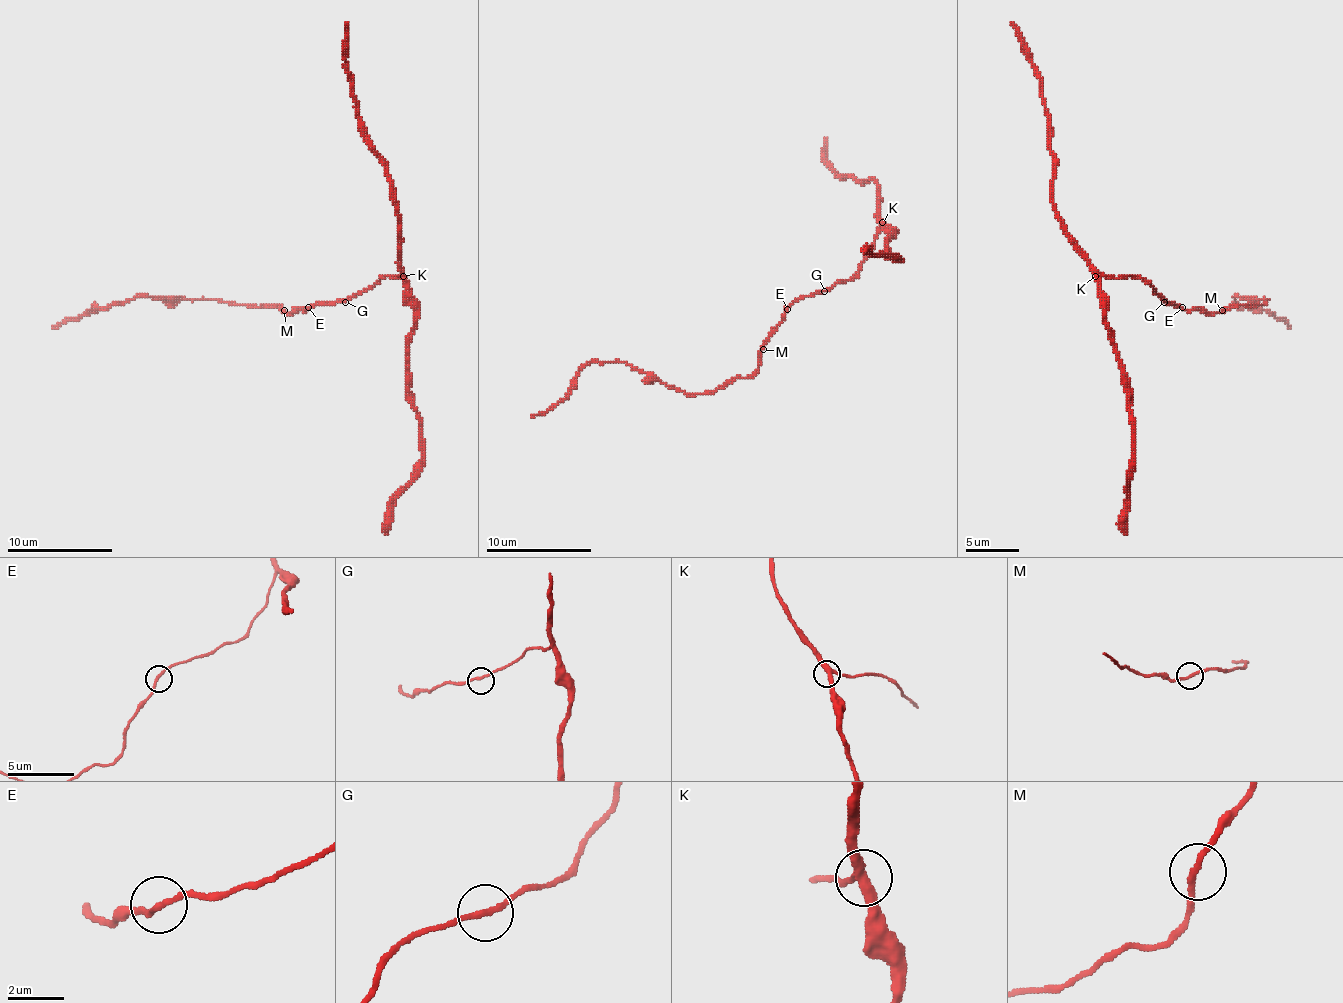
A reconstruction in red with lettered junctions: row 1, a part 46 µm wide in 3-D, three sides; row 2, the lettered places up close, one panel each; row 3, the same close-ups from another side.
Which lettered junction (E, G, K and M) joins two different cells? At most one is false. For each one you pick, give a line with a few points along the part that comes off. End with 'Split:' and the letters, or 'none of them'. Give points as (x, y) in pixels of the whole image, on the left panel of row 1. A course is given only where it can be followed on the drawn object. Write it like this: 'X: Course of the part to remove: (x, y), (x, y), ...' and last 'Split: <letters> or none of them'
Split: none of them

